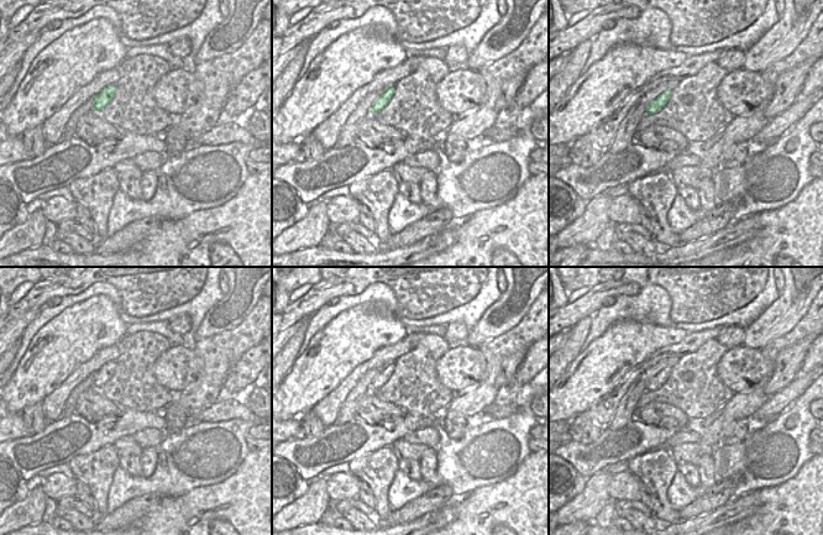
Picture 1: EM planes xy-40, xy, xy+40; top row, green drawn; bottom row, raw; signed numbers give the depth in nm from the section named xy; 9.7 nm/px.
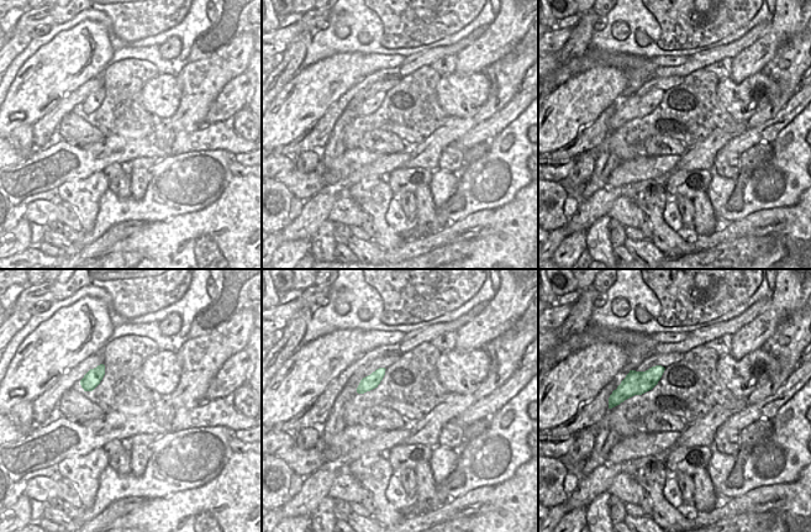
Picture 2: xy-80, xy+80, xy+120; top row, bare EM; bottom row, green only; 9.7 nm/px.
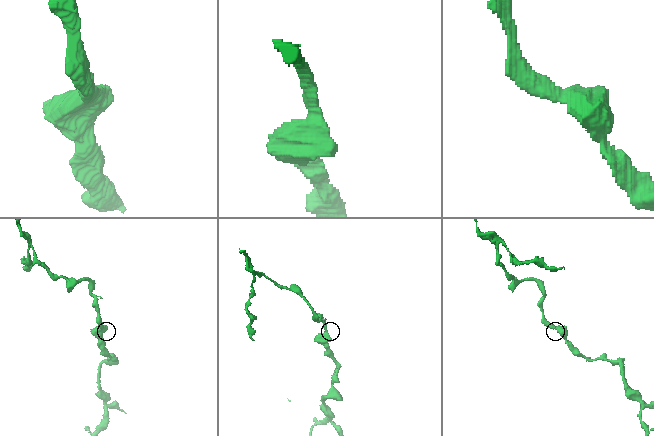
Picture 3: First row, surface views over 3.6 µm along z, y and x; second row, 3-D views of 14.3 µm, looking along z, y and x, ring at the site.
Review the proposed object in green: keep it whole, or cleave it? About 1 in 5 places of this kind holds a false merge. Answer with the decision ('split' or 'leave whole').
leave whole

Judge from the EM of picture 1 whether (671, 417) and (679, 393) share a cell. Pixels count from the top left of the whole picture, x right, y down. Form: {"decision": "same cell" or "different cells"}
{"decision": "different cells"}

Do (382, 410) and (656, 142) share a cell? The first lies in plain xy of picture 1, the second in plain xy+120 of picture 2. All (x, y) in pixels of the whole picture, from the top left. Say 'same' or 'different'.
same

